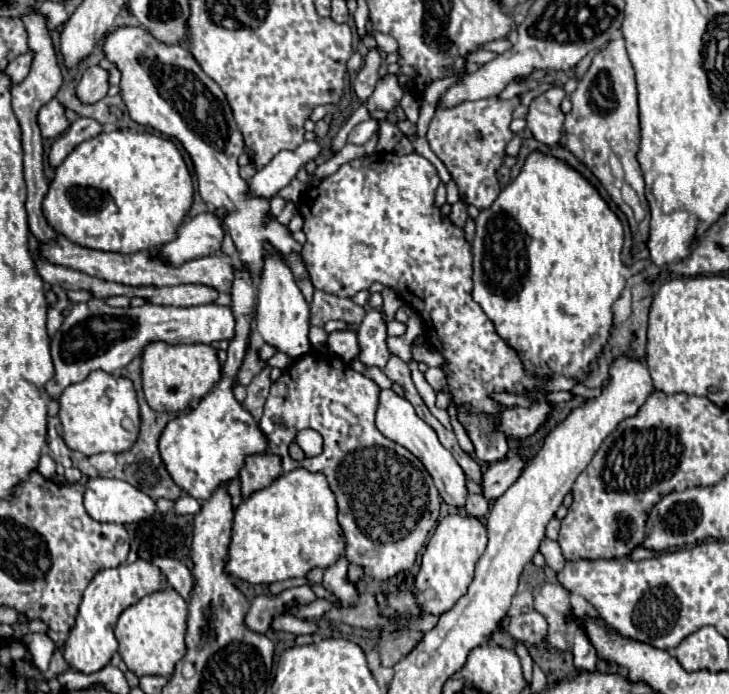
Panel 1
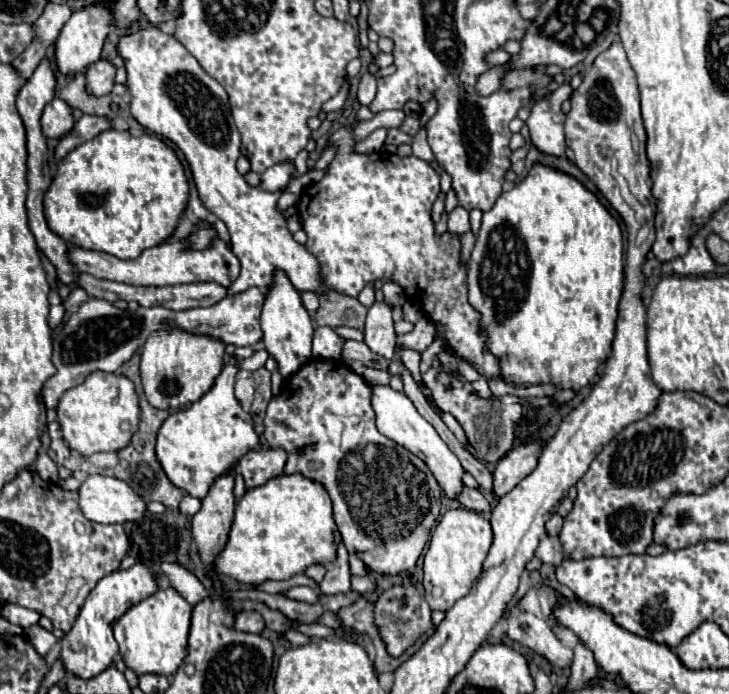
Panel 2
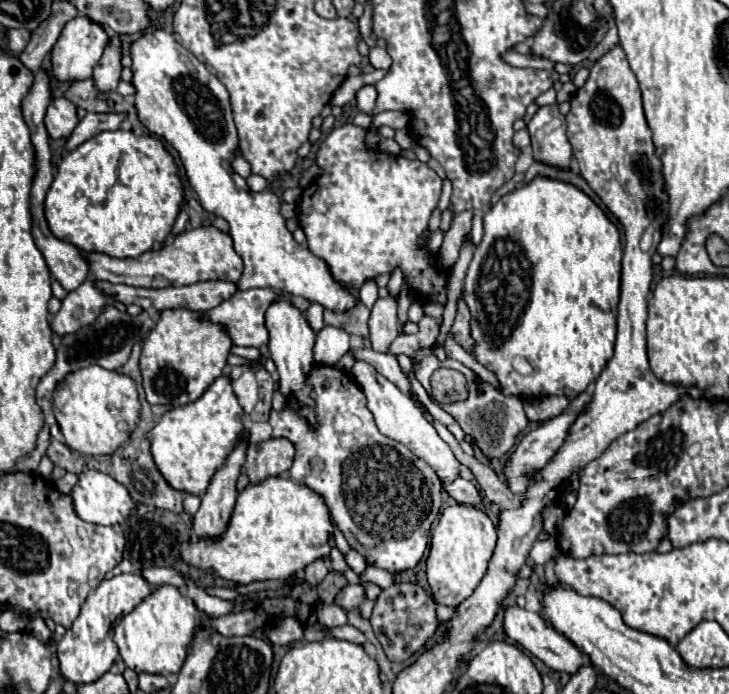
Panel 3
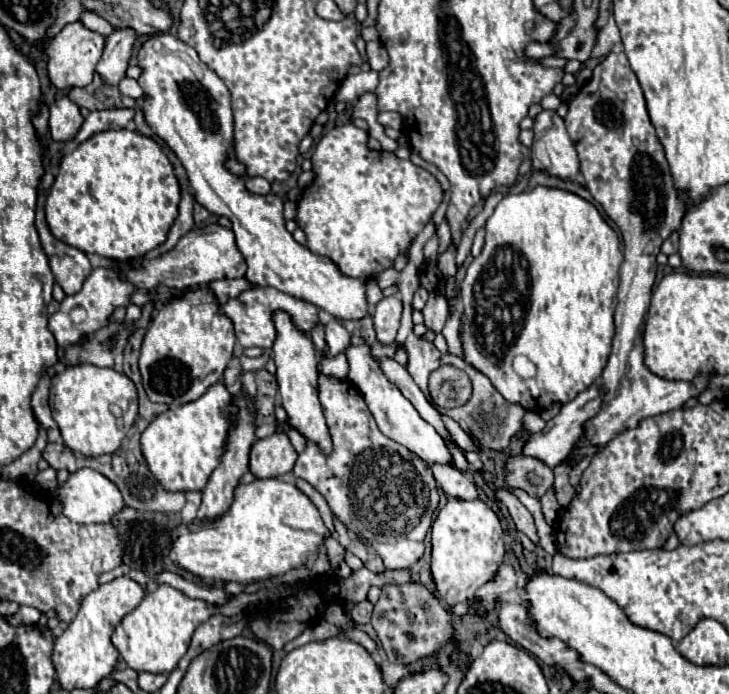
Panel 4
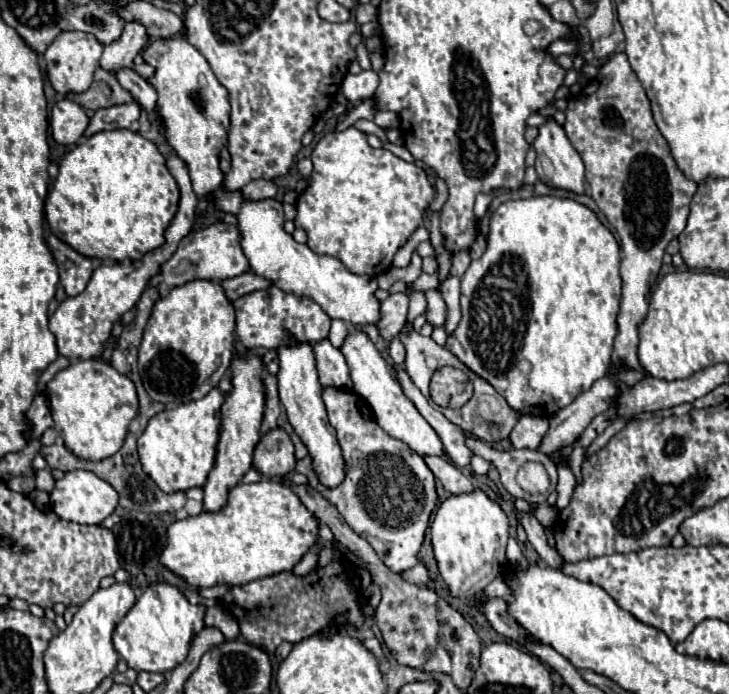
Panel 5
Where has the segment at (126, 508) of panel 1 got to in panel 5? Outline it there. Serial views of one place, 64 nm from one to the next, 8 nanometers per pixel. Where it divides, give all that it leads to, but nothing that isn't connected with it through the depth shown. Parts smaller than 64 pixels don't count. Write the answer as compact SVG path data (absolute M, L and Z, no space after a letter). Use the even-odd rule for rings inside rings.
M90 470L68 472L62 480L56 482L56 486L54 486L52 494L50 494L50 500L52 500L52 510L60 518L76 522L76 524L100 524L118 506L116 490L108 482L104 482L102 478L92 474Z

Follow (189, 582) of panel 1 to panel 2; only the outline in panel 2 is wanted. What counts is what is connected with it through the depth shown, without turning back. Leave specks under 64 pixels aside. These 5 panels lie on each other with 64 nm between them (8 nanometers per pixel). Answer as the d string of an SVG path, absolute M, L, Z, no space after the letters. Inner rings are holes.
M162 562L160 570L168 578L170 586L178 590L188 604L196 604L202 598L210 596L210 592L206 592L206 588L202 586L202 582L192 572L188 572L184 566L176 562Z

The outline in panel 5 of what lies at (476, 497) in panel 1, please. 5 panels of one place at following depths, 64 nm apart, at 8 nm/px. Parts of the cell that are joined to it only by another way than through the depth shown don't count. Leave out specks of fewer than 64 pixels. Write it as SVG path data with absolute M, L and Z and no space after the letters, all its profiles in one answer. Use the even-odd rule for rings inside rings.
M428 456L426 464L434 472L434 476L442 482L446 492L450 492L450 494L468 494L468 492L474 490L472 480L464 472L460 472L456 466L448 464L446 460L436 458L436 456Z

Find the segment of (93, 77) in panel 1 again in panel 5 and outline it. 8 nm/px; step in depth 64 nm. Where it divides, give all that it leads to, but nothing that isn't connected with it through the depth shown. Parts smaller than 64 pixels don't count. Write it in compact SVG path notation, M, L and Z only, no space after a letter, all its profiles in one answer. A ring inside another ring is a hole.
M128 22L122 30L122 36L104 46L104 52L100 56L100 68L116 74L116 70L122 70L122 68L130 68L132 60L136 54L140 54L140 50L146 46L148 42L148 34L146 34L146 28L138 22Z

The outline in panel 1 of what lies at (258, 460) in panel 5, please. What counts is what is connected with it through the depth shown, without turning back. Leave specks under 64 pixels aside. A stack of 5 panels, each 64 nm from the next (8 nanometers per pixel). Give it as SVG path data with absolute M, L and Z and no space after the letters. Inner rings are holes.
M274 454L248 456L244 462L244 468L240 470L242 500L246 500L256 490L270 486L280 476L280 472L282 472L280 456L274 456Z

